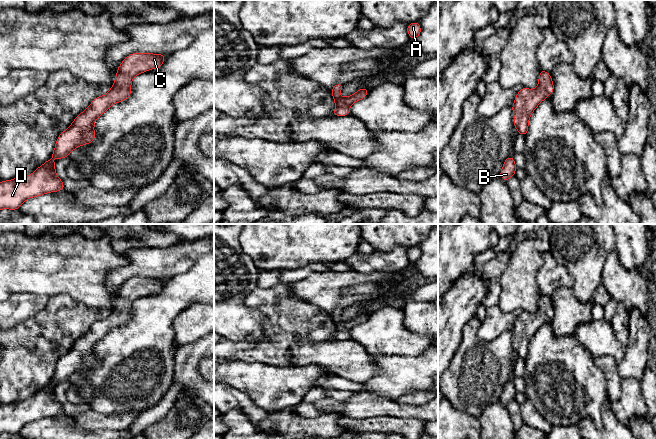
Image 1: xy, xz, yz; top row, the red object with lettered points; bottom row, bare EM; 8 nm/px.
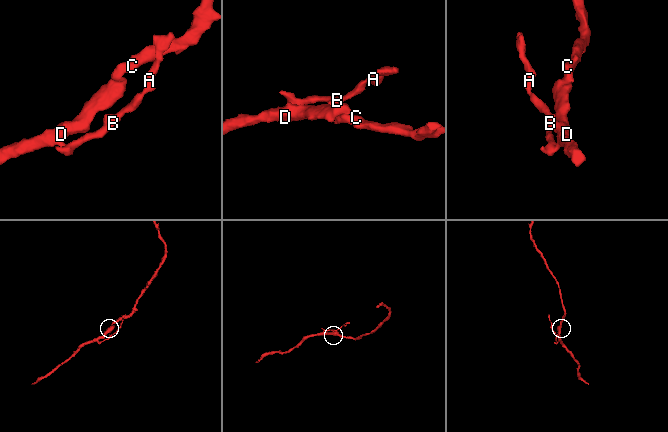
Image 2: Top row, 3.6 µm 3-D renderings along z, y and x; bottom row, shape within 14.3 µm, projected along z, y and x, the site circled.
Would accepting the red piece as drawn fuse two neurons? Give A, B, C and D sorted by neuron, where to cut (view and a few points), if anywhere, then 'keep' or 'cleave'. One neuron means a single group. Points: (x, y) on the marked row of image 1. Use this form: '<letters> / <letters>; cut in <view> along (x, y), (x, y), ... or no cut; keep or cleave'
A B C D; no cut; keep

